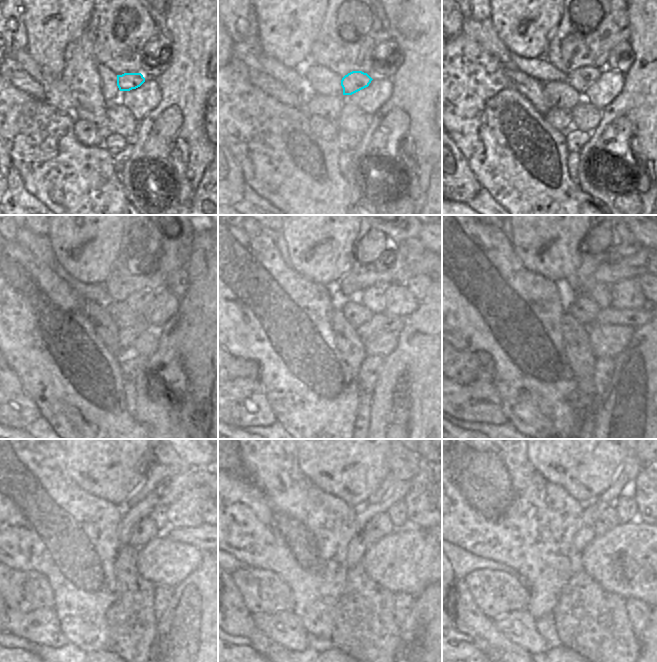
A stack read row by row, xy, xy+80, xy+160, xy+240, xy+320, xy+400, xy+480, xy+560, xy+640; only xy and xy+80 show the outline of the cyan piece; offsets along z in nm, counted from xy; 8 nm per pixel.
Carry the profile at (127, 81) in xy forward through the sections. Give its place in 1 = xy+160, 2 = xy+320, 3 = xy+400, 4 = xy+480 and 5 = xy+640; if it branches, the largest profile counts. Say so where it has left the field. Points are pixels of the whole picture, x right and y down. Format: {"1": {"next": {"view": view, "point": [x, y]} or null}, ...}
{"1": {"next": {"view": "xy+160", "point": [581, 79]}}, "2": {"next": {"view": "xy+320", "point": [372, 297]}}, "3": {"next": {"view": "xy+400", "point": [601, 294]}}, "4": {"next": {"view": "xy+480", "point": [159, 515]}}, "5": {"next": {"view": "xy+640", "point": [626, 507]}}}

